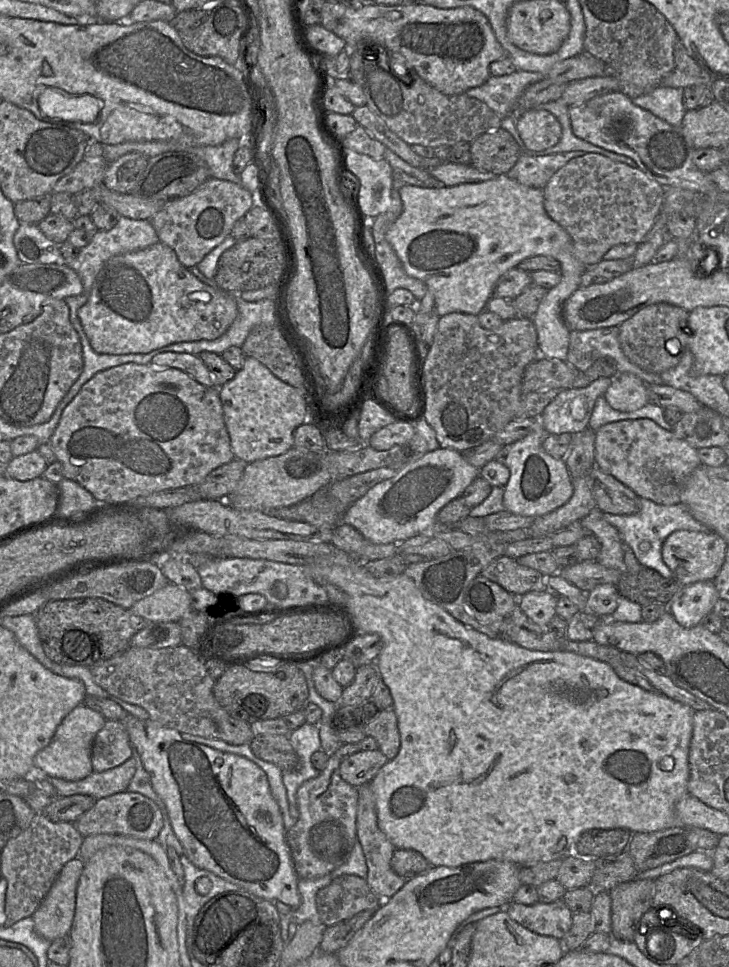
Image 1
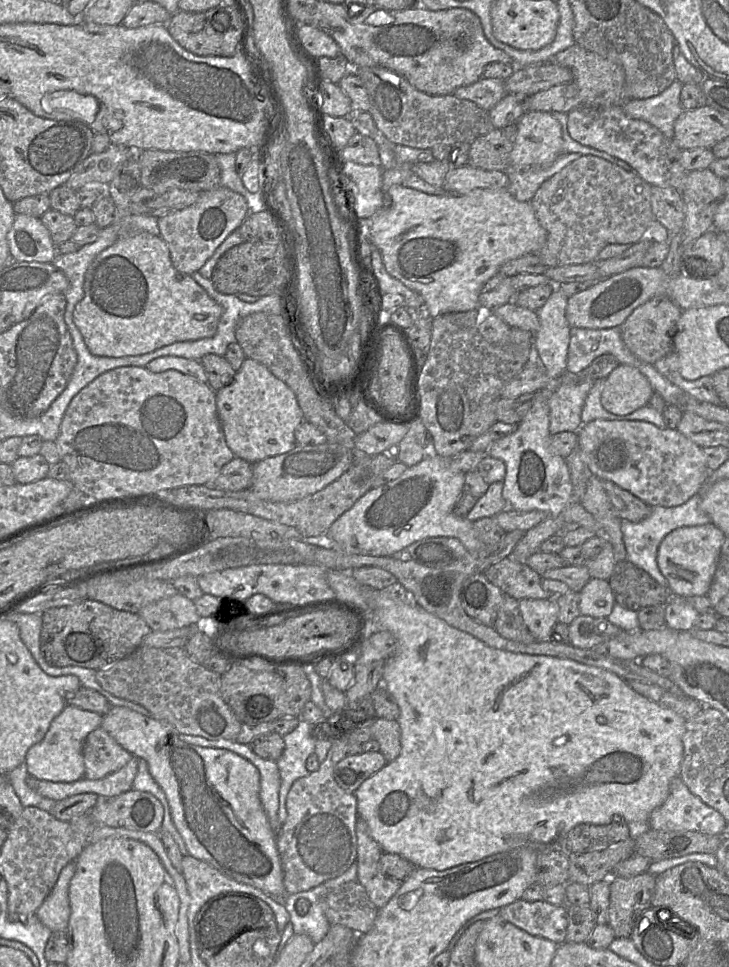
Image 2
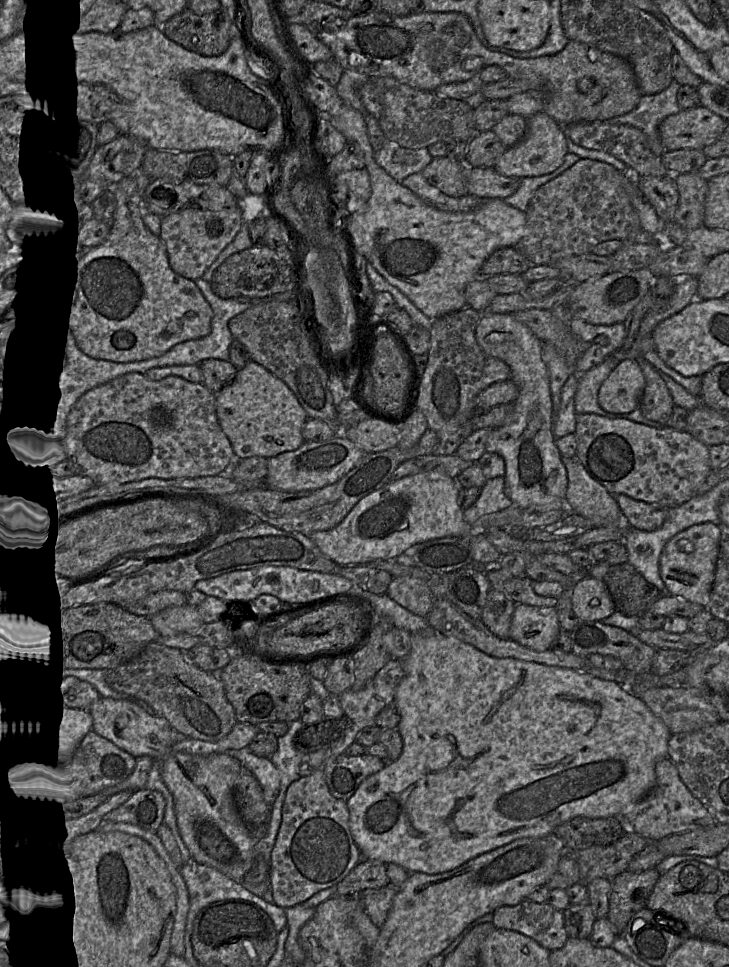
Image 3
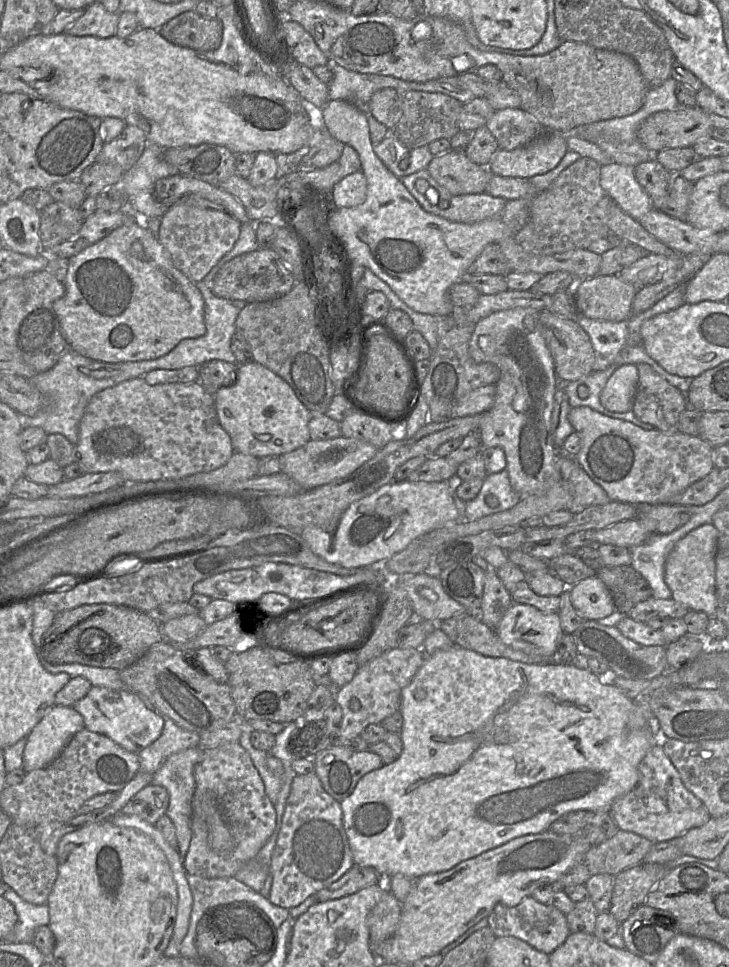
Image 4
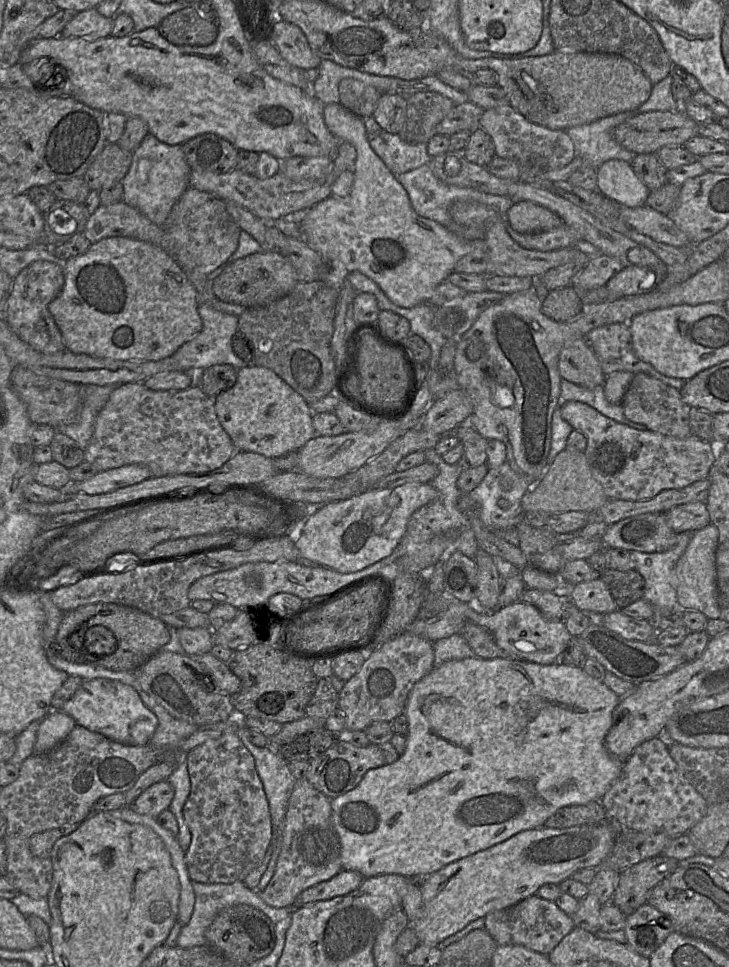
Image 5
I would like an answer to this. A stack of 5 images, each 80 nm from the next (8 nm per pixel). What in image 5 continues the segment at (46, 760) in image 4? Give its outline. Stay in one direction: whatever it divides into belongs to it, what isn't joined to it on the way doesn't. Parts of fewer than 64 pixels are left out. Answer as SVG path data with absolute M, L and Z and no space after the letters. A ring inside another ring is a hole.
M51 710L41 721L34 744L34 754L56 748L76 726L75 720L61 710Z

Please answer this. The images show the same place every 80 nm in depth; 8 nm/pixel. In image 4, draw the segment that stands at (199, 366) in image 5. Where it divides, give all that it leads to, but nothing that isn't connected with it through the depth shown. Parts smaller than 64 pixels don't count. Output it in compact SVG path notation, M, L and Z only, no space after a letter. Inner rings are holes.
M199 281L195 284L204 300L206 333L198 338L188 338L180 341L175 348L161 358L156 358L142 364L136 364L136 362L118 363L120 364L120 373L124 373L118 376L120 382L143 377L152 370L175 370L184 367L200 367L212 360L221 360L237 364L236 357L231 351L231 339L235 334L235 322L241 309L232 305L230 300L216 296L211 290L210 283Z

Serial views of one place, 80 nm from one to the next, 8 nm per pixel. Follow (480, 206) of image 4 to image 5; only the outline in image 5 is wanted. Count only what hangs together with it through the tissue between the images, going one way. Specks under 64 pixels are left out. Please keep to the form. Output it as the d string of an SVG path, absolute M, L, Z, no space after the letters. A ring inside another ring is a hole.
M424 164L419 168L398 175L397 179L407 191L411 205L416 213L422 217L438 222L448 230L452 219L449 214L449 208L456 201L477 201L490 206L504 217L515 203L506 195L489 194L474 188L446 184L435 176L430 164Z

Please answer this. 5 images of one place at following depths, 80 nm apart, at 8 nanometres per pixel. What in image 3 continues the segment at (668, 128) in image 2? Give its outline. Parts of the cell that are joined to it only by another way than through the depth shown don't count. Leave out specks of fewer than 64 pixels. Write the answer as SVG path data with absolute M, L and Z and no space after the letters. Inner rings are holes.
M673 79L663 91L643 95L631 112L605 121L610 124L623 124L640 129L646 135L651 151L656 156L661 156L665 150L659 135L659 126L666 117L682 110L677 101L680 86L681 84Z

